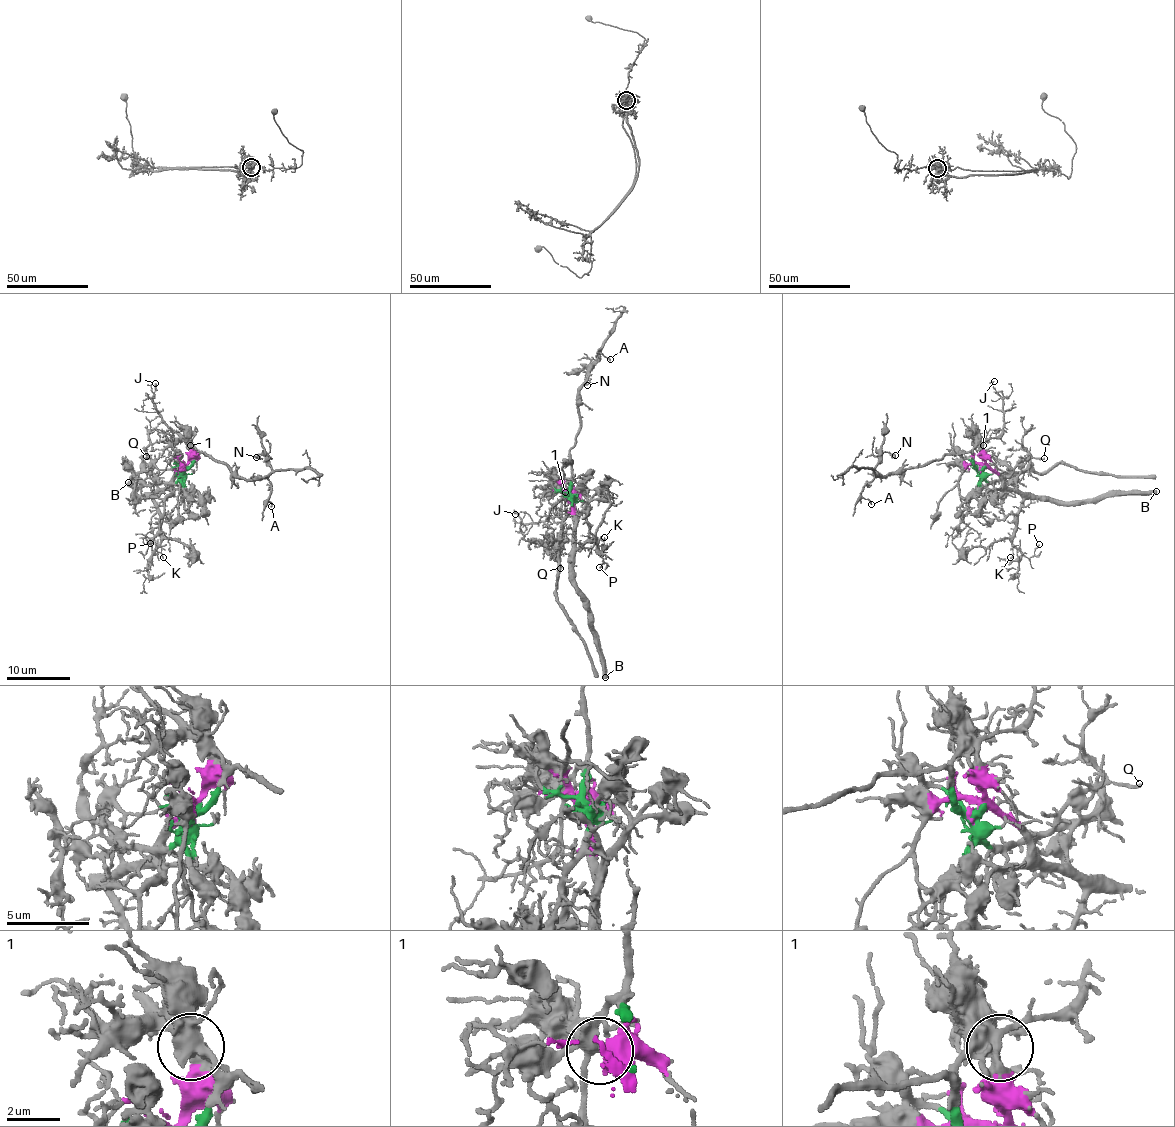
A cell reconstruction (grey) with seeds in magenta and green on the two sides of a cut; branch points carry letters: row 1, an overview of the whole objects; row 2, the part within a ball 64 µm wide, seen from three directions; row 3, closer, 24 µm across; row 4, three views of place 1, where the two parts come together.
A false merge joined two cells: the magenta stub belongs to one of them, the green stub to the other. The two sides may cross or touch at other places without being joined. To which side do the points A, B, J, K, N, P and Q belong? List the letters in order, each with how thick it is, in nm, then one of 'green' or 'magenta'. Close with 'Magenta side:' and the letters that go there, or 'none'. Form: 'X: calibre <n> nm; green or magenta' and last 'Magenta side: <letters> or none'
A: calibre 140 nm; green
B: calibre 550 nm; magenta
J: calibre 180 nm; magenta
K: calibre 100 nm; magenta
N: calibre 170 nm; green
P: calibre 120 nm; magenta
Q: calibre 200 nm; green
Magenta side: B, J, K, P

